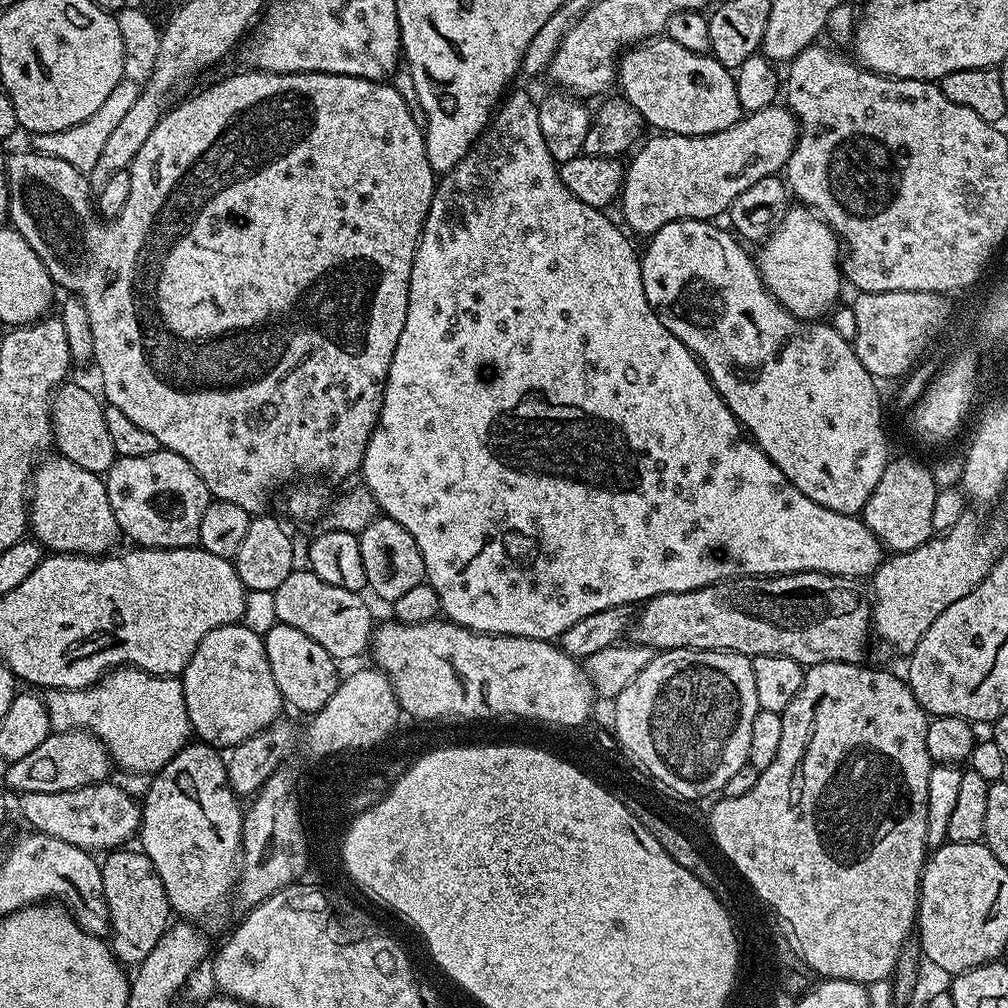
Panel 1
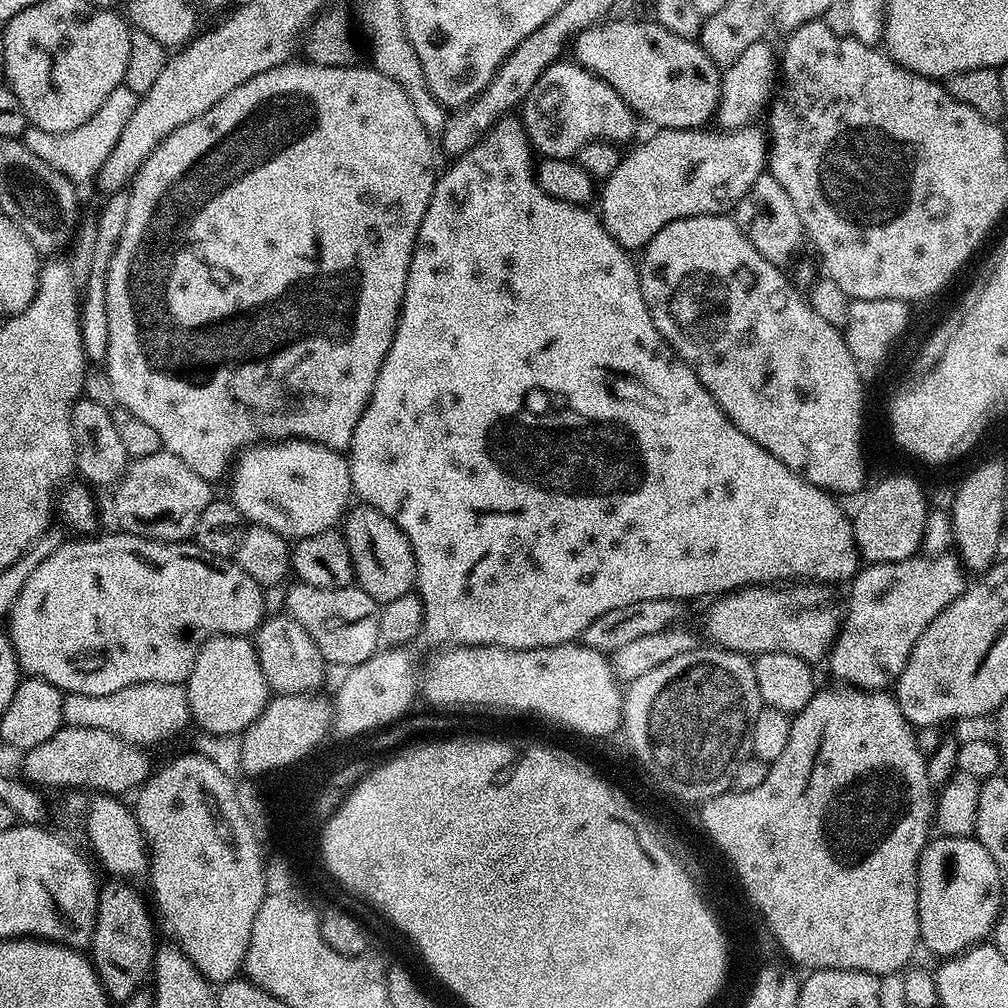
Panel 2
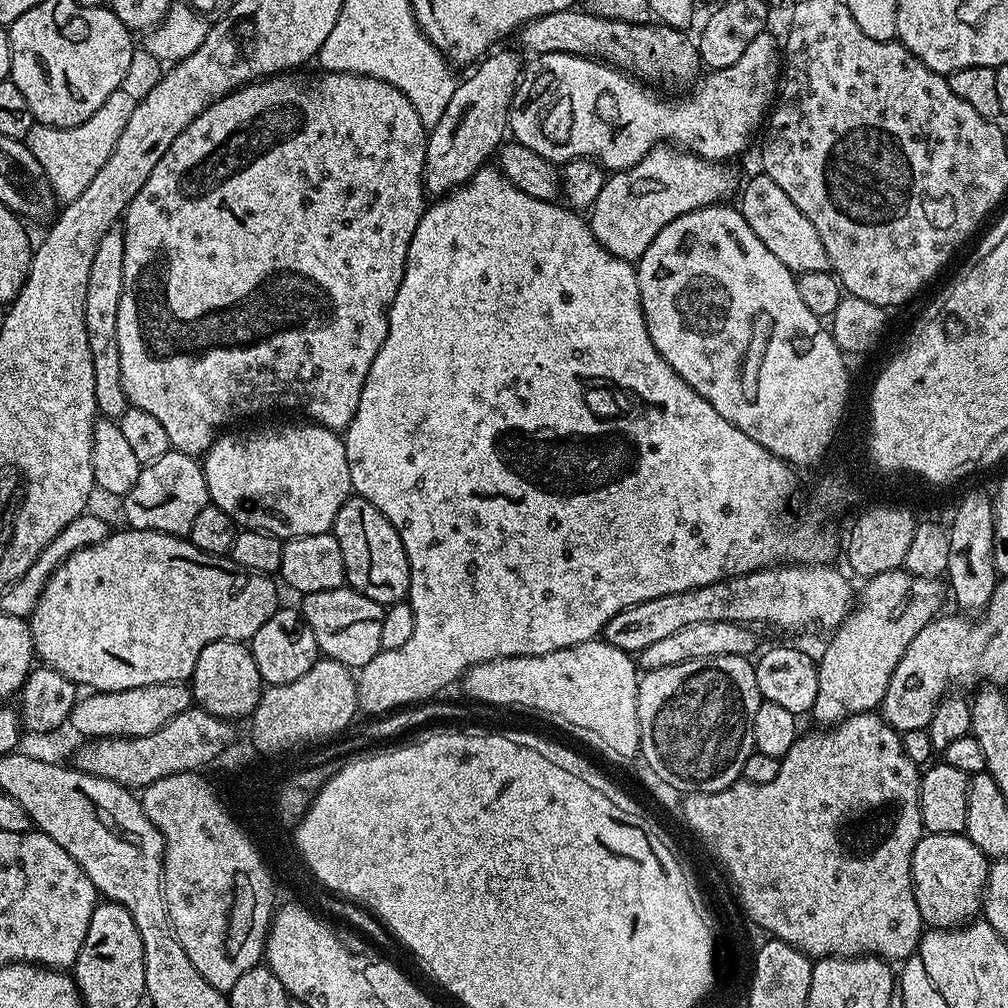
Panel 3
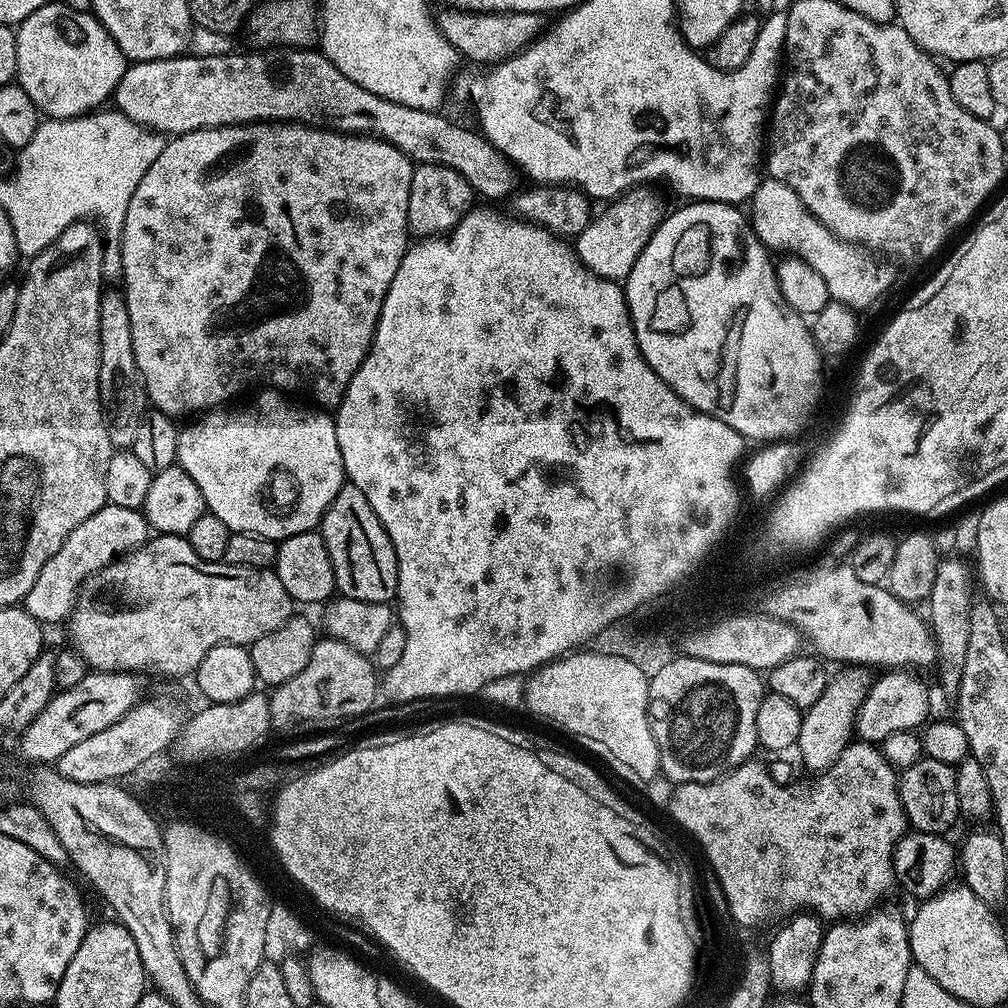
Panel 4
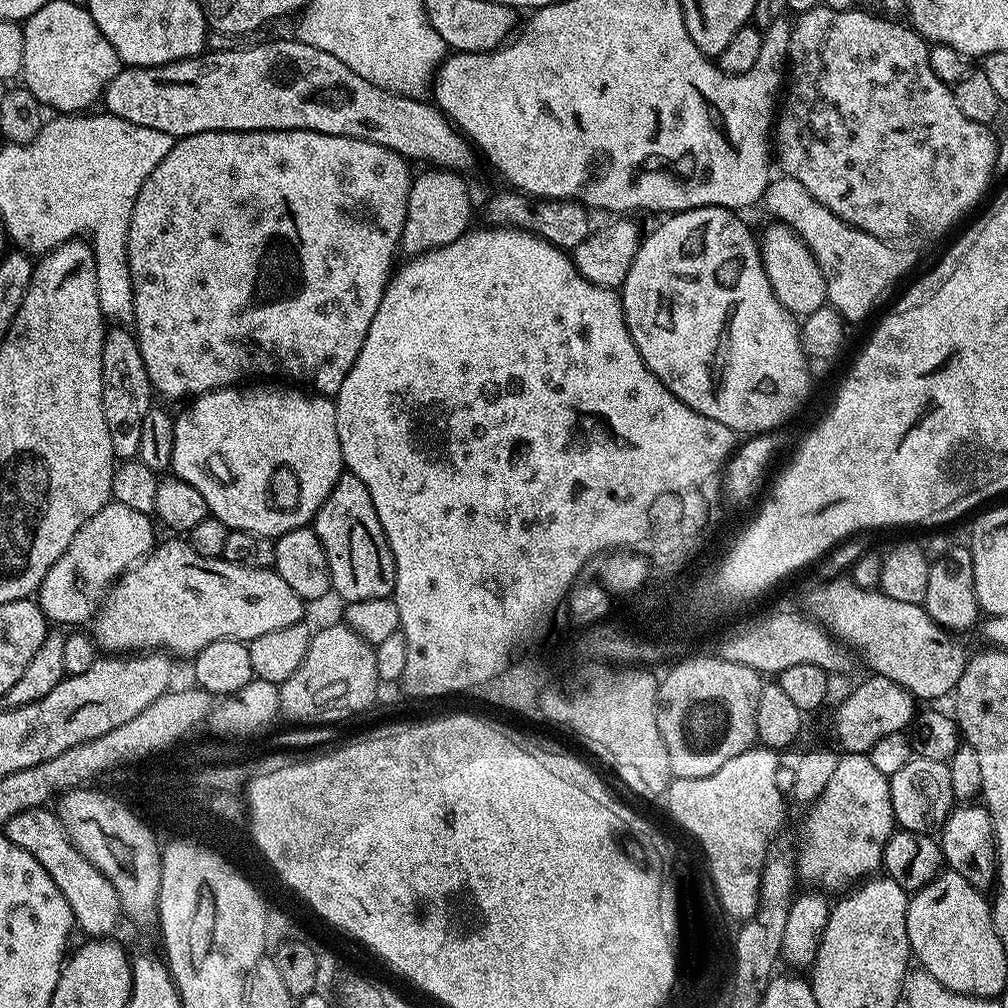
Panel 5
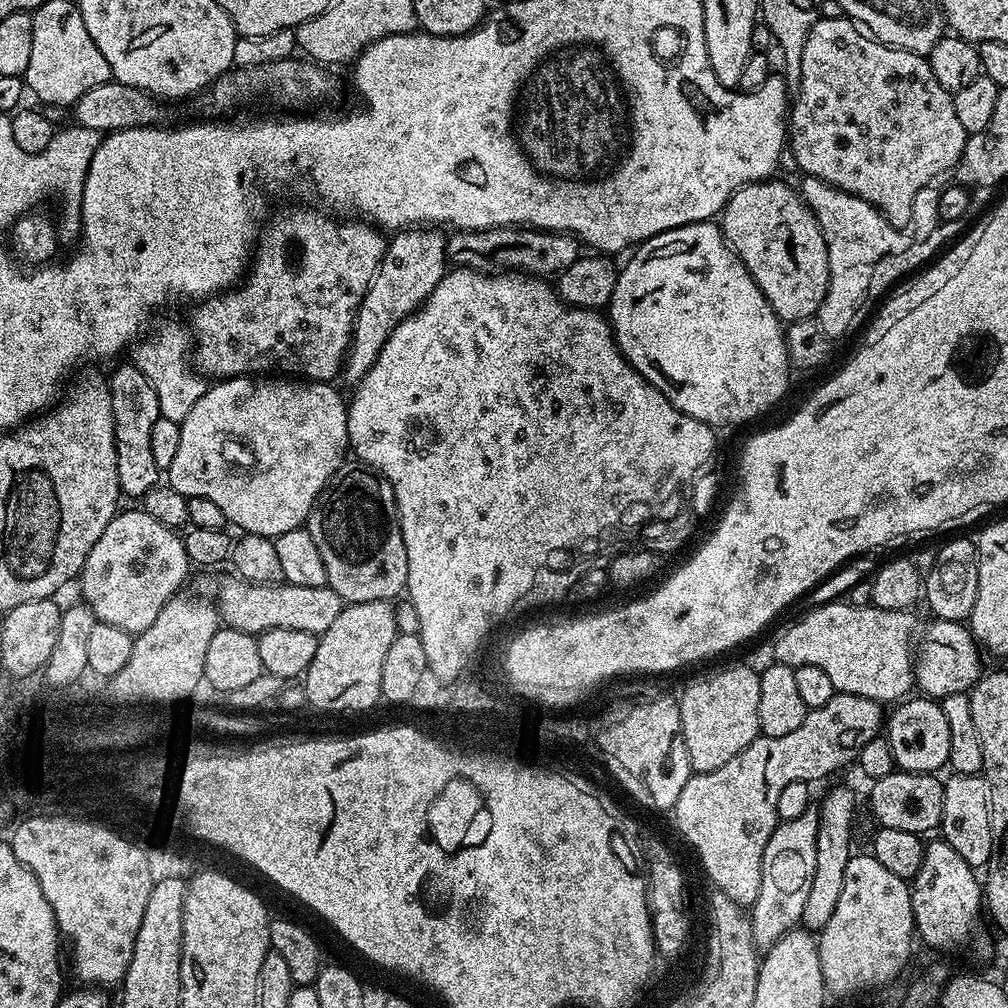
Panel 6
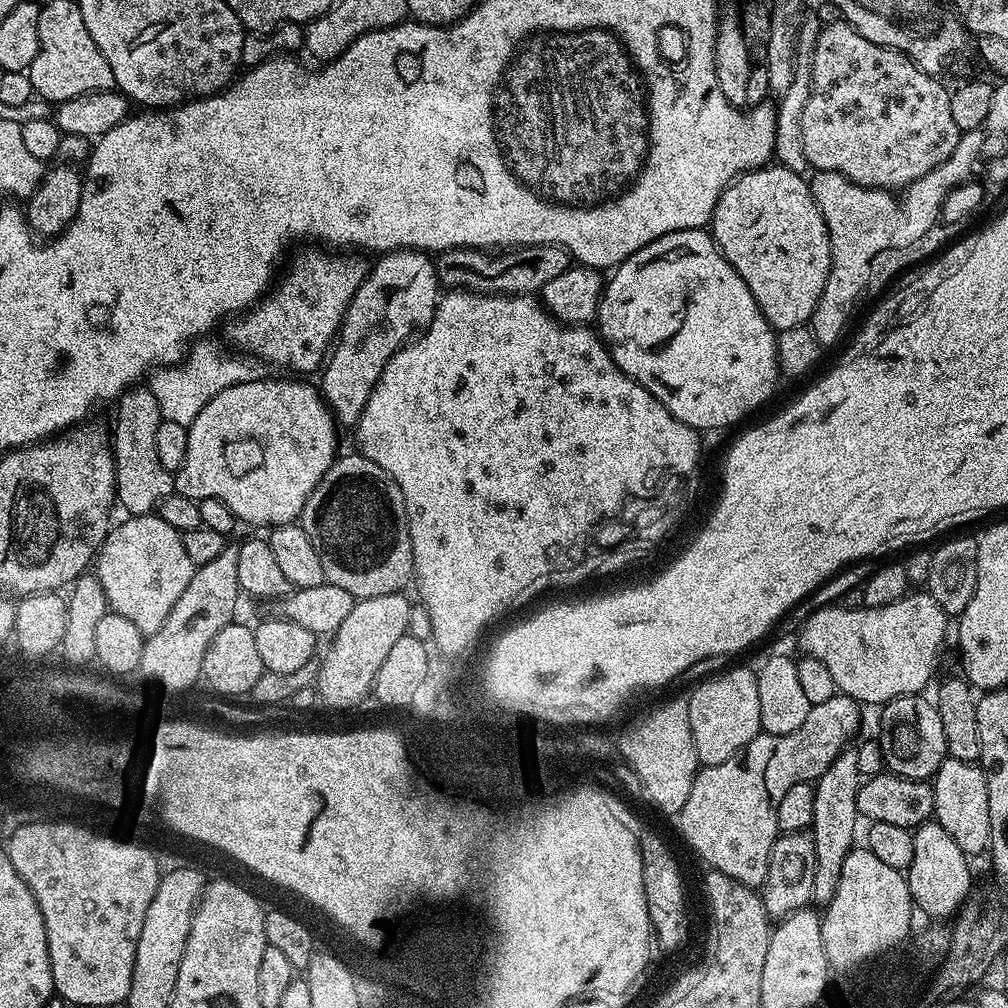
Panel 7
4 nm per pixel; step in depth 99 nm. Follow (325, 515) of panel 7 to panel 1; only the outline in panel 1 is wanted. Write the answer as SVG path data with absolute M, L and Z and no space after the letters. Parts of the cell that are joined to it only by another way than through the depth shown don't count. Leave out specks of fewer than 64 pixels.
M377 515L358 534L362 548L362 567L366 570L366 582L370 592L380 600L391 602L402 598L410 589L425 583L422 554L414 542L414 538L401 524L388 516Z

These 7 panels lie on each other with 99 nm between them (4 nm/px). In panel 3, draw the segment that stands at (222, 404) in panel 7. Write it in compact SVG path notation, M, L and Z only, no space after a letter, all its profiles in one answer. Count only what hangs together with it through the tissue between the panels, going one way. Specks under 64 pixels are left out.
M303 423L284 424L281 428L256 428L253 432L232 432L236 430L228 430L223 434L217 435L216 441L208 447L207 452L202 457L202 467L206 478L206 486L208 487L209 501L217 504L222 510L226 510L226 514L230 514L230 518L235 520L237 525L244 528L254 528L258 532L268 532L272 536L291 538L293 536L309 536L310 534L332 532L332 524L336 520L338 510L342 510L342 506L347 502L348 497L353 495L350 462L346 462L344 438L339 431L324 428L321 424Z

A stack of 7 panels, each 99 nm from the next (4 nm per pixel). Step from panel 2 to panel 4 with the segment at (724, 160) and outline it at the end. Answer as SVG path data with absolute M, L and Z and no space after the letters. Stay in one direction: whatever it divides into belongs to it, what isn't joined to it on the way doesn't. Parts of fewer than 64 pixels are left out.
M652 186L629 188L627 192L616 197L607 205L604 213L593 215L592 221L575 237L574 247L580 260L592 272L617 282L627 281L634 262L642 254L646 242L656 233L666 215L664 200Z

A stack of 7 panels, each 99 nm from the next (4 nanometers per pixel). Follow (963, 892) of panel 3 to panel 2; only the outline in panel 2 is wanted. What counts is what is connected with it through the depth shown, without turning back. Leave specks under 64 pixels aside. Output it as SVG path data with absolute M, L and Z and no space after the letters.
M972 836L929 839L922 850L916 871L916 909L920 944L939 958L959 956L961 952L987 941L1000 908L1006 902L1000 867Z

